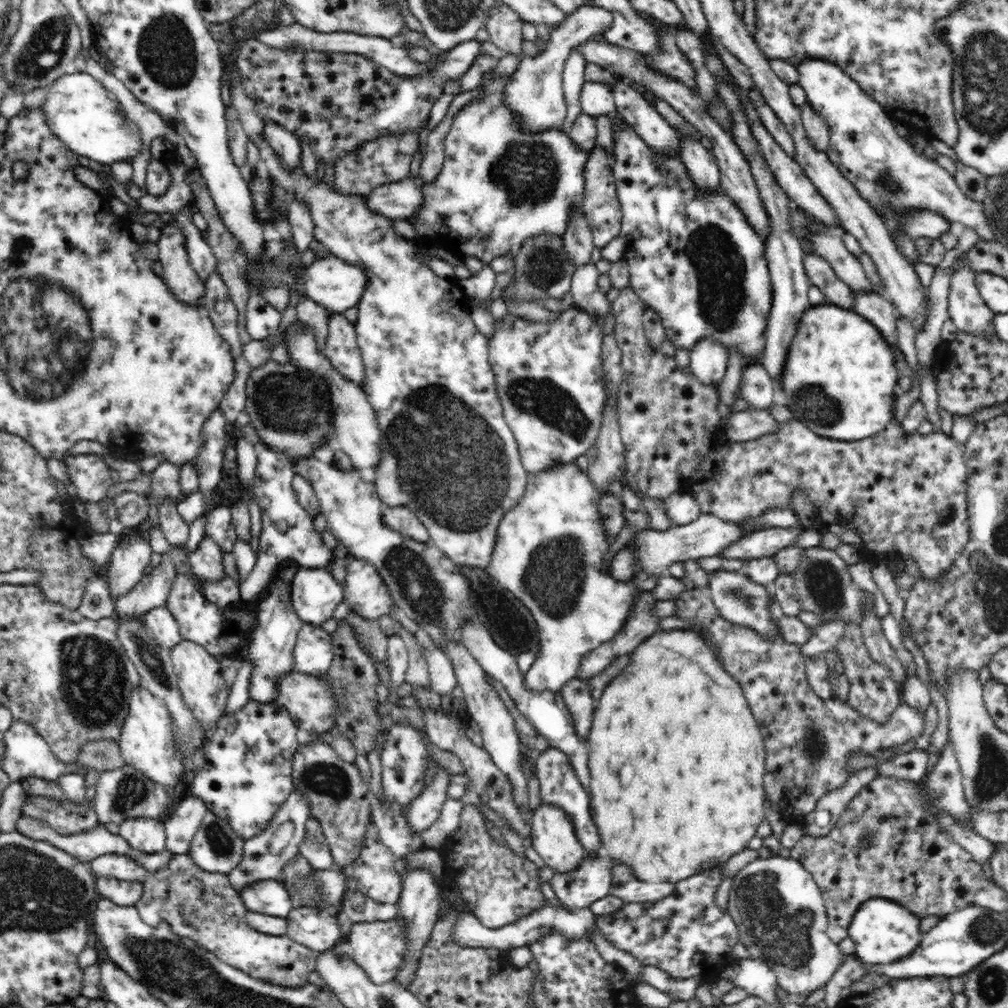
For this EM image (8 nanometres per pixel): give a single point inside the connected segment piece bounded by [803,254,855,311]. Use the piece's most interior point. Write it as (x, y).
(820, 274)

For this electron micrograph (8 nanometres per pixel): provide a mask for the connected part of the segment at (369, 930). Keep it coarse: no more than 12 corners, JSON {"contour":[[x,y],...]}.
{"contour":[[354,923],[353,961],[374,984],[393,980],[407,947],[407,926]]}

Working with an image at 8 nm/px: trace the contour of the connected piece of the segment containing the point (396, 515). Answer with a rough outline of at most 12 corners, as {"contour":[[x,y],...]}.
{"contour":[[385,506],[383,520],[392,531],[418,542],[429,540],[406,506]]}

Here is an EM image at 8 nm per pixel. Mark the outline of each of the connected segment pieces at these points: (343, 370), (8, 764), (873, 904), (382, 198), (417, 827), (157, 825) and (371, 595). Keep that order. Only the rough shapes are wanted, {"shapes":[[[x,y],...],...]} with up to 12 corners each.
{"shapes":[[[329,316],[323,353],[347,380],[364,386],[355,327]],[[13,720],[4,734],[11,780],[55,781],[88,769],[58,761],[38,730]],[[890,899],[854,913],[848,937],[870,964],[893,963],[923,939],[921,919]],[[410,175],[365,195],[366,206],[406,219],[423,201],[425,182]],[[440,766],[408,808],[415,834],[430,828],[447,802],[451,776]],[[128,818],[119,835],[141,853],[166,850],[160,818]],[[350,558],[343,601],[366,620],[390,613],[393,598],[377,568]]]}

